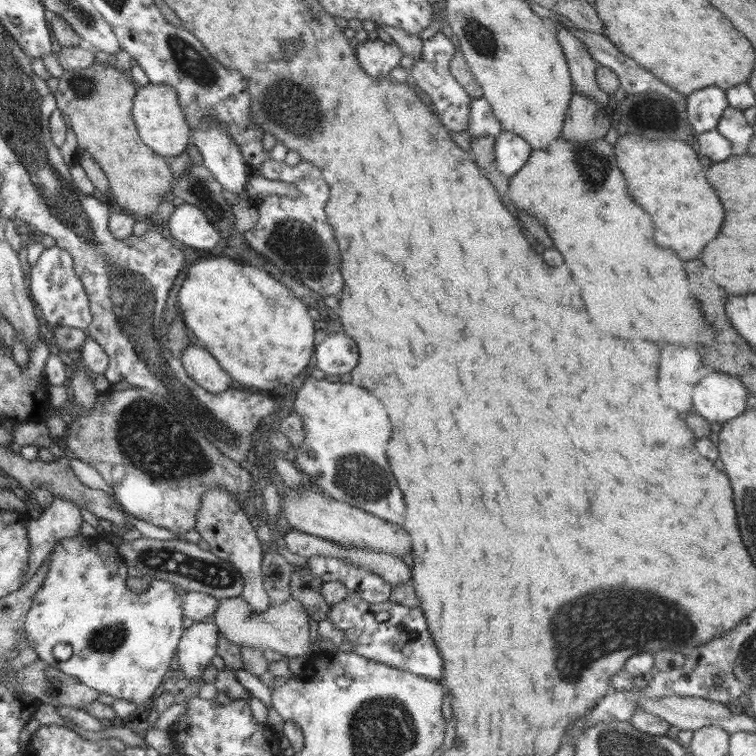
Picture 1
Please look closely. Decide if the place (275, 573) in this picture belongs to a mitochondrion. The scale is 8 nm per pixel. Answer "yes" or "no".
no

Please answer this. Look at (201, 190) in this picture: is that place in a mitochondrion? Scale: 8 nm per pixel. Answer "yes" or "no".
yes

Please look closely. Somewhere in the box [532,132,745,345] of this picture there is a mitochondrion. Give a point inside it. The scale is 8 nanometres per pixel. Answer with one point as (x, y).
(593, 167)

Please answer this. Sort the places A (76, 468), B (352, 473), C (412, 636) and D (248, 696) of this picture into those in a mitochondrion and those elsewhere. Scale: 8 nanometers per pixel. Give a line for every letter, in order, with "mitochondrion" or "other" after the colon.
A: other
B: mitochondrion
C: other
D: other

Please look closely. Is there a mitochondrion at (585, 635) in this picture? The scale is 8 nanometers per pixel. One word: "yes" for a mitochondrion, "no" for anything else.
yes

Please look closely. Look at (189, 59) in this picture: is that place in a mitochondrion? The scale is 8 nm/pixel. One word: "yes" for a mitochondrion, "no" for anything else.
yes

